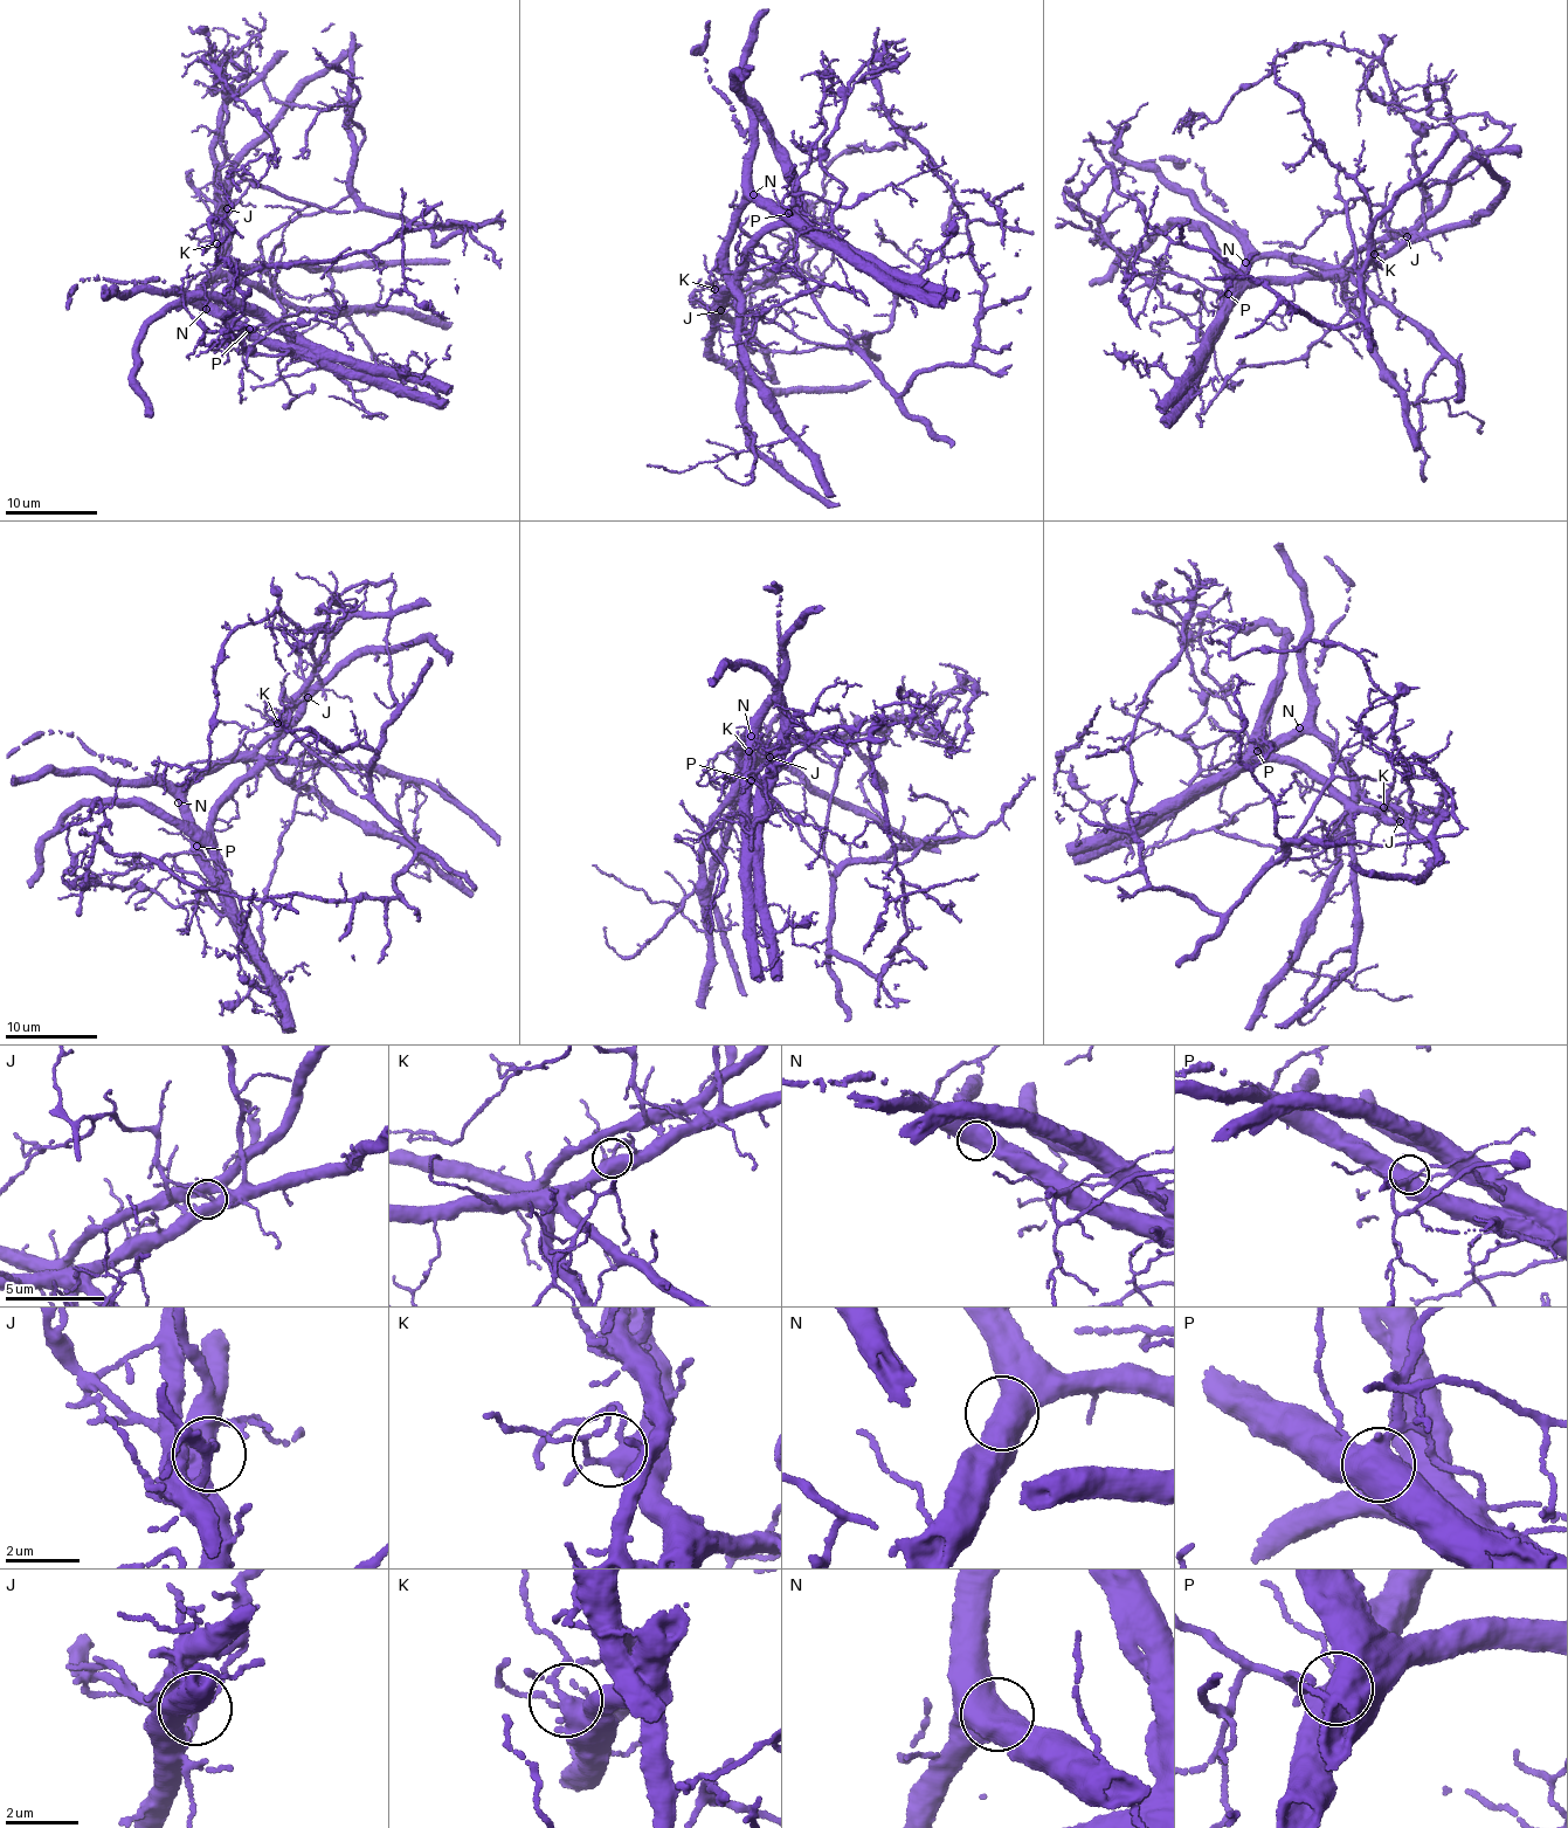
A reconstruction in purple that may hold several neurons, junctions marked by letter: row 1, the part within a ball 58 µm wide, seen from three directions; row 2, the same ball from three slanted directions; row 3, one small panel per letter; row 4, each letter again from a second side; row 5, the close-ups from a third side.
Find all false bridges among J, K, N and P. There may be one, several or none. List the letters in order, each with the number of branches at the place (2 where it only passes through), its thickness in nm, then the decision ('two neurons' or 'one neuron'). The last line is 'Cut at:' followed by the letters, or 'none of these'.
J: branches 2; calibre 320 nm; two neurons
K: branches 4; calibre 380 nm; one neuron
N: branches 2; calibre 600 nm; one neuron
P: branches 5; calibre 480 nm; two neurons
Cut at: J, P

